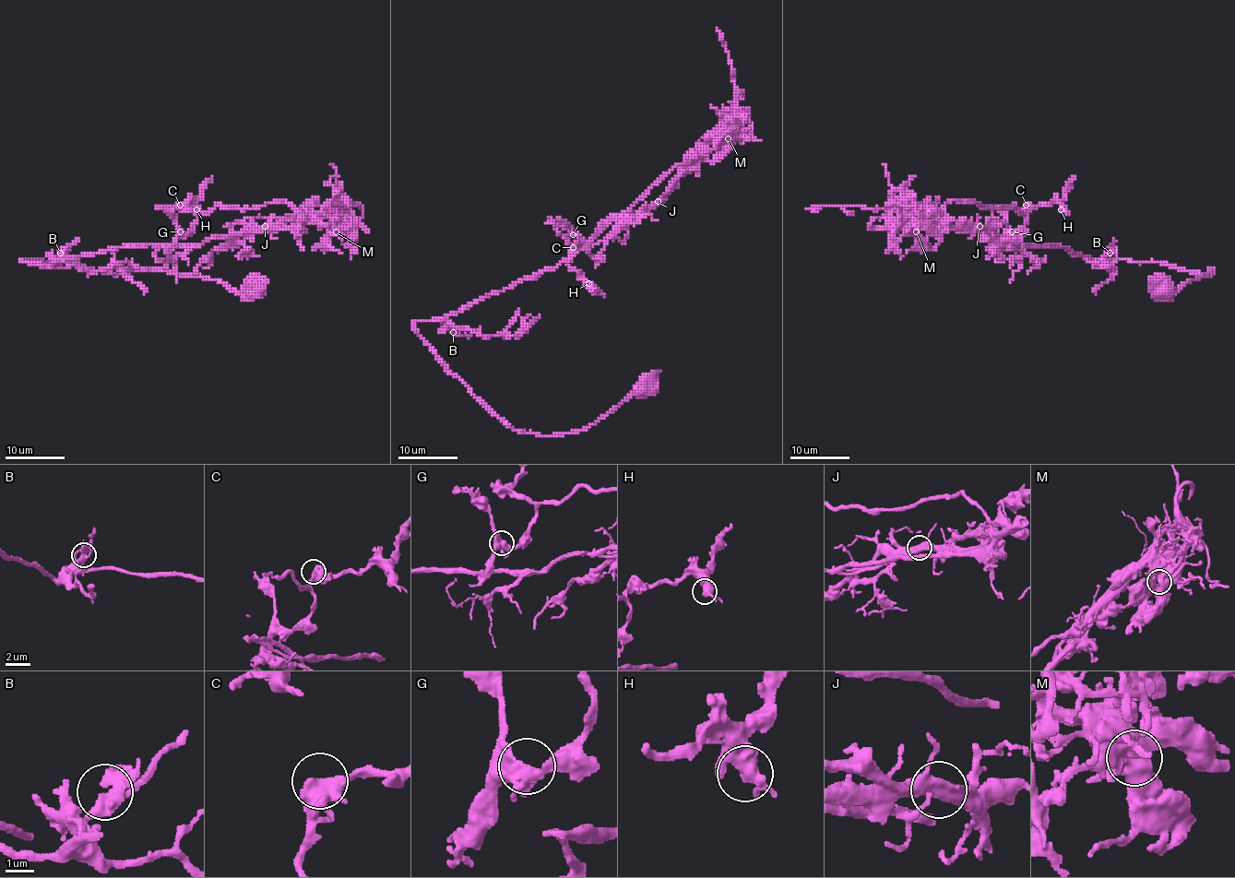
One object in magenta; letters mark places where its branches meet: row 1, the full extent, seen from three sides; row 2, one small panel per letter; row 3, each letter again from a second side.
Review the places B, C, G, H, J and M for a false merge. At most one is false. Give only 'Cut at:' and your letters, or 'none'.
Cut at: J

